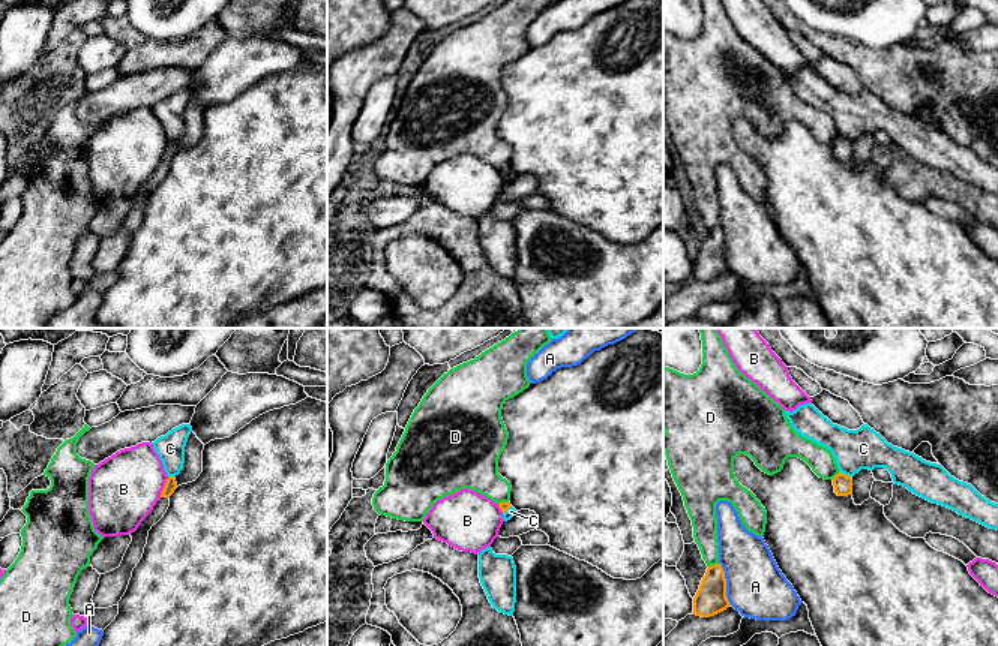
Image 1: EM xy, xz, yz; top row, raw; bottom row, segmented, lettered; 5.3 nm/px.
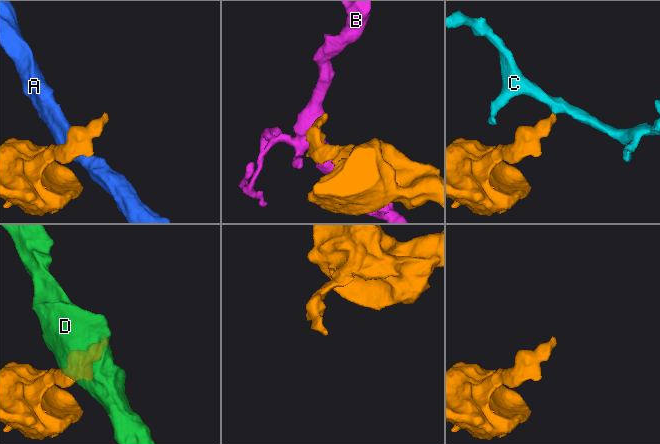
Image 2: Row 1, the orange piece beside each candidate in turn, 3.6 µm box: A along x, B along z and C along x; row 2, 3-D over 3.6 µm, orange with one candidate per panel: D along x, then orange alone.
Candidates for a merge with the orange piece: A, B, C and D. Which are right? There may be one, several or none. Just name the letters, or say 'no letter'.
no letter

